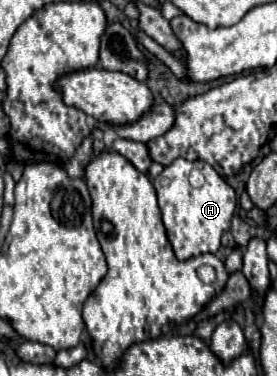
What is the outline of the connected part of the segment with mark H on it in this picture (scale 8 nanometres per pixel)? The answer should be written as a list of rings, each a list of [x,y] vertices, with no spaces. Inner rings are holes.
[[[175,159],[171,165],[167,165],[163,173],[153,179],[153,185],[159,197],[159,209],[175,257],[179,261],[185,261],[195,255],[215,253],[221,245],[221,235],[231,227],[231,217],[237,207],[235,189],[209,163],[187,159]],[[191,169],[199,169],[203,173],[205,183],[201,187],[189,185]]]

